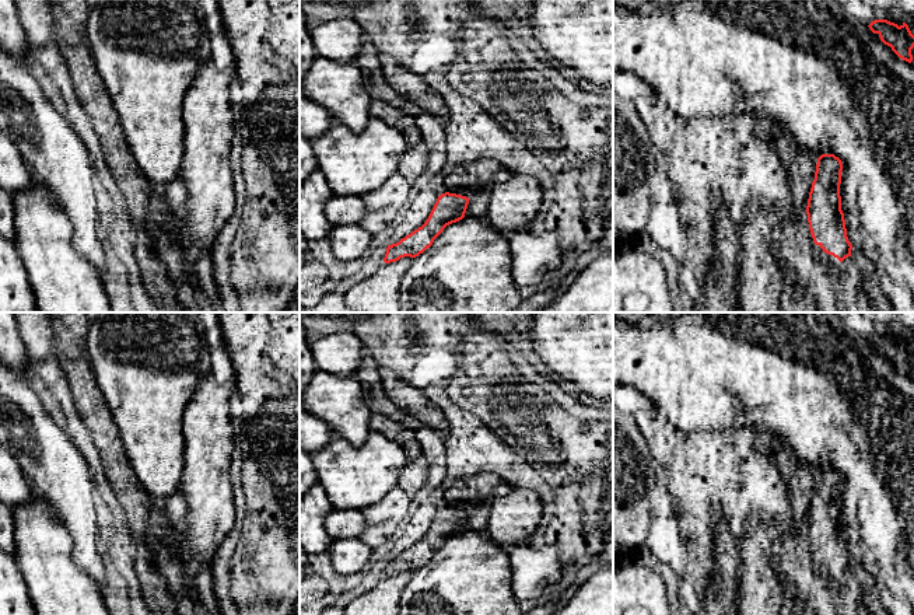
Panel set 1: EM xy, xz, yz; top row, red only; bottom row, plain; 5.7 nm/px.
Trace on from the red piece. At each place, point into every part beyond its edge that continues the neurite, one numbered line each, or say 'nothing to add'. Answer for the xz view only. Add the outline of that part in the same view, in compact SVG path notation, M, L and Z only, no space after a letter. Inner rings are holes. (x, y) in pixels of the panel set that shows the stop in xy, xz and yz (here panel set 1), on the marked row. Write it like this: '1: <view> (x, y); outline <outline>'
nothing to add

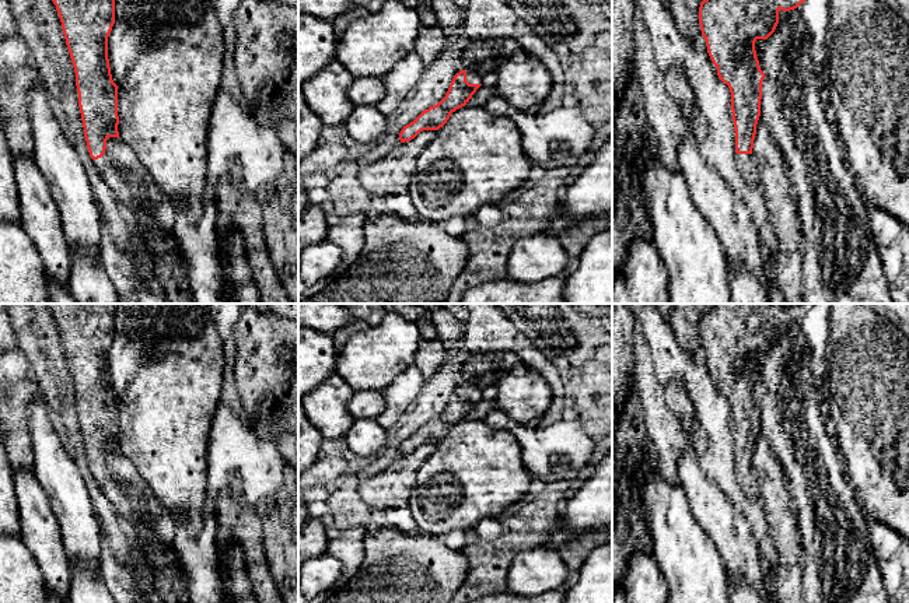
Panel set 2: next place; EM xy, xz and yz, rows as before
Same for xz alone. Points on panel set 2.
1: xz (472, 77); outline M465 70L466 71L466 81L469 84L482 84L482 77L479 74L476 74L472 70Z

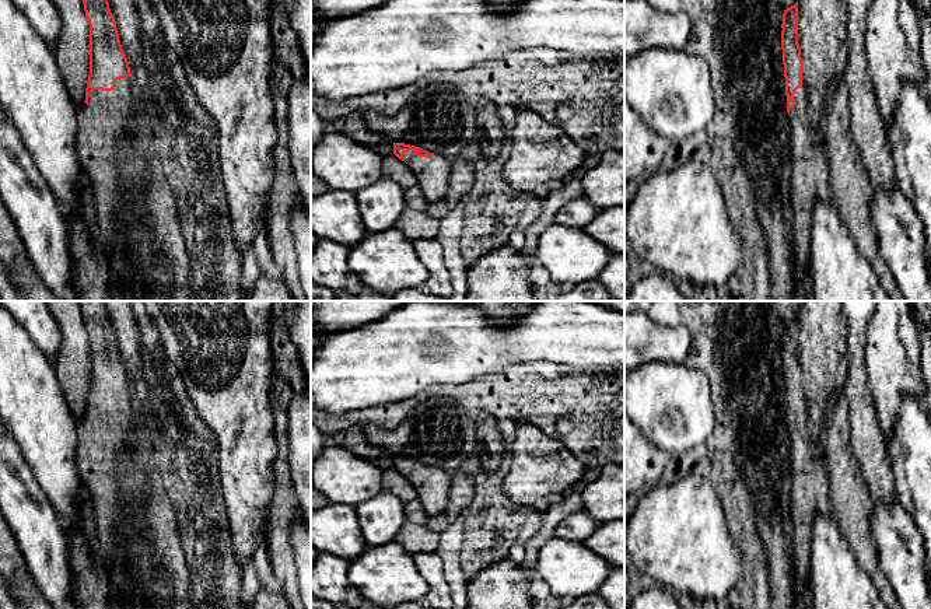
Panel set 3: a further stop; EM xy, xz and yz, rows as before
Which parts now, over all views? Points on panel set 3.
1: yz (822, 32); outline M798 0L798 43L804 60L802 87L794 94L795 105L790 109L791 162L791 207L797 258L809 267L811 214L816 199L832 202L832 186L826 160L826 146L822 122L826 98L832 84L843 76L847 56L843 46L847 42L844 6L841 0Z

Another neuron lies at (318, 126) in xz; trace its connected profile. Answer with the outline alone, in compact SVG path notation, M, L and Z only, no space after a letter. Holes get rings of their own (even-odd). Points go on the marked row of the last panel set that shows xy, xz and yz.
M311 108L311 153L328 130L329 125L315 109Z

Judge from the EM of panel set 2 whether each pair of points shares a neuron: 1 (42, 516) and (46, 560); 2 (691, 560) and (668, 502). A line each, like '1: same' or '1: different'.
1: same
2: same

